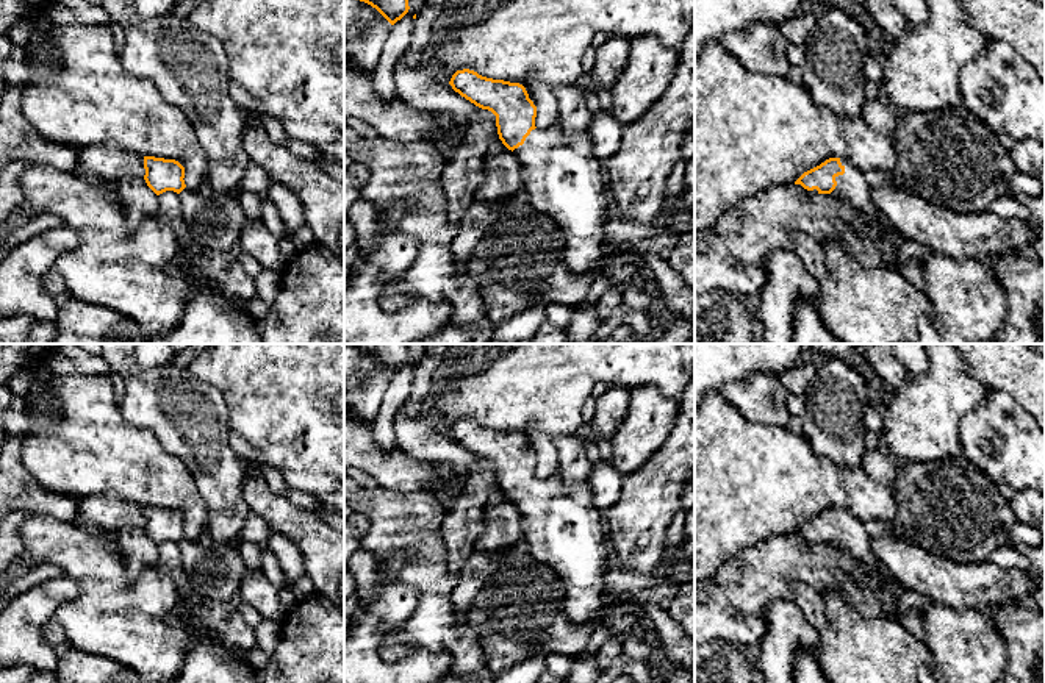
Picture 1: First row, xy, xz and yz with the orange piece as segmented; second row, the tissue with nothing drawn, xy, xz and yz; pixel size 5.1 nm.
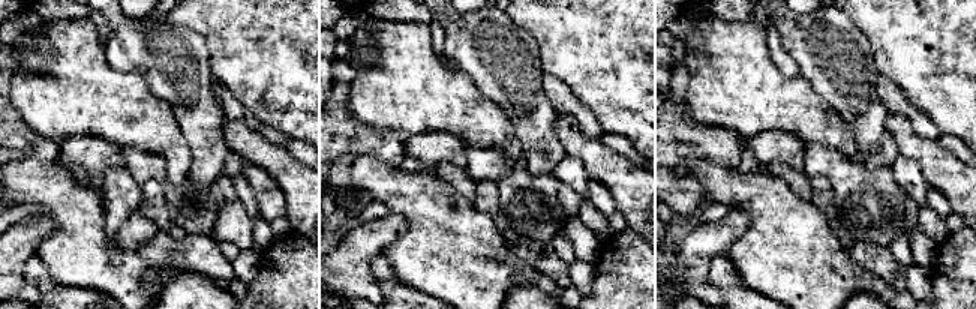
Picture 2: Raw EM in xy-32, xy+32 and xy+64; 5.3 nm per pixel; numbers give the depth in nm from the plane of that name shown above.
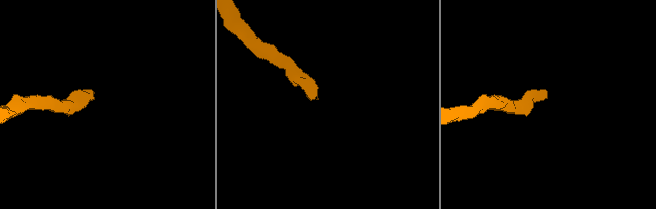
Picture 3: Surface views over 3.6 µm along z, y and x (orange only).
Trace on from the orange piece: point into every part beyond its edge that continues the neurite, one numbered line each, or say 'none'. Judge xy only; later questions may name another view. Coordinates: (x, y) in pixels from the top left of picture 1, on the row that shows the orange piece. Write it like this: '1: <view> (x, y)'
1: xy (215, 219)

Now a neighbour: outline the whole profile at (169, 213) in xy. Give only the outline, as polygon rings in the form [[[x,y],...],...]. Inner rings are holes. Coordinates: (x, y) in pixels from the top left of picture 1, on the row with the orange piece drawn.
[[[166,191],[158,195],[158,211],[155,216],[156,222],[171,228],[177,236],[181,249],[197,258],[203,247],[189,233],[181,213],[180,197],[174,191]]]

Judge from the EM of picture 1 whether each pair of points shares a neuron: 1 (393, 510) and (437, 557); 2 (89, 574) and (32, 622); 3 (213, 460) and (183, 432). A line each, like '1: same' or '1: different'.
1: same
2: different
3: same

